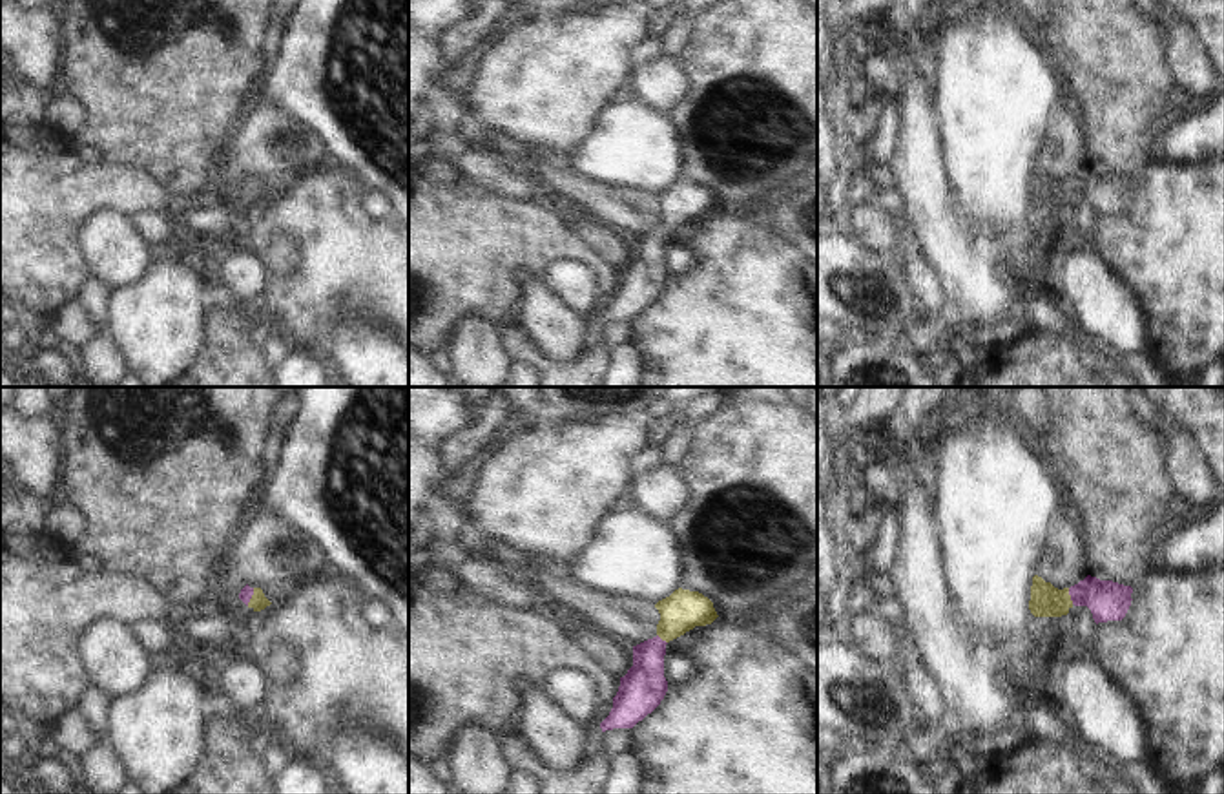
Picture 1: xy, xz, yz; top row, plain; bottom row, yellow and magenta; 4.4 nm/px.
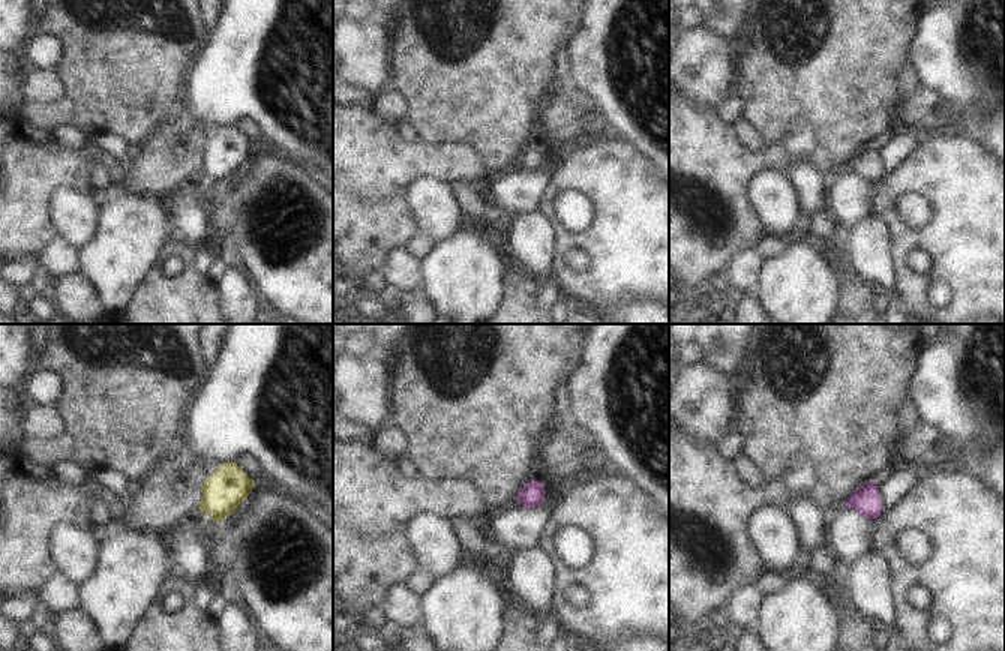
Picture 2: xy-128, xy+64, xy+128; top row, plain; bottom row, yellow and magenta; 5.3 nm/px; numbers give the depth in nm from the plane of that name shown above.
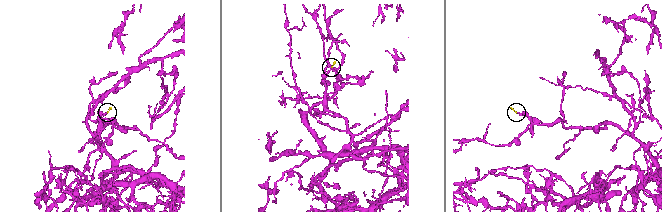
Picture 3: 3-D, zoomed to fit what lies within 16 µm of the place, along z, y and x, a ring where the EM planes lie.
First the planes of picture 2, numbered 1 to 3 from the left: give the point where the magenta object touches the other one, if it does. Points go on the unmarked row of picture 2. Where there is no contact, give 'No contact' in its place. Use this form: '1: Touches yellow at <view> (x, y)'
1: No contact
2: No contact
3: No contact.

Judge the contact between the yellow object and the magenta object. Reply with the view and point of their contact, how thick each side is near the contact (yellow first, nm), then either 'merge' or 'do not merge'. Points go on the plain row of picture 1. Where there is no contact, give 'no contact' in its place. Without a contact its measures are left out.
contact yz (1069, 187); calibres 140 and 180 nm; merge

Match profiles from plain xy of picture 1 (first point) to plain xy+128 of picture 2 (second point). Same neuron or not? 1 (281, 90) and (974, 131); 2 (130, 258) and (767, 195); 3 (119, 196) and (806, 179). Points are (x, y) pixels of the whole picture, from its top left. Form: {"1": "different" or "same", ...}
{"1": "different", "2": "same", "3": "different"}

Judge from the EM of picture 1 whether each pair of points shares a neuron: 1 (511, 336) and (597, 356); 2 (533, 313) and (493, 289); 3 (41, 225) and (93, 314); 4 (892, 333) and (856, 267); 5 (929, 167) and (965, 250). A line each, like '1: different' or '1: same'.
1: same
2: different
3: different
4: same
5: same

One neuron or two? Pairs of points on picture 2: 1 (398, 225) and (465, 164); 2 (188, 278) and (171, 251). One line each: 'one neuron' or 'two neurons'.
1: one neuron
2: one neuron

